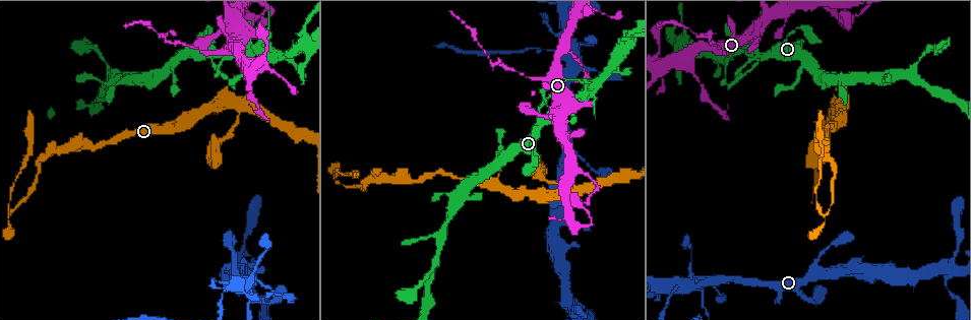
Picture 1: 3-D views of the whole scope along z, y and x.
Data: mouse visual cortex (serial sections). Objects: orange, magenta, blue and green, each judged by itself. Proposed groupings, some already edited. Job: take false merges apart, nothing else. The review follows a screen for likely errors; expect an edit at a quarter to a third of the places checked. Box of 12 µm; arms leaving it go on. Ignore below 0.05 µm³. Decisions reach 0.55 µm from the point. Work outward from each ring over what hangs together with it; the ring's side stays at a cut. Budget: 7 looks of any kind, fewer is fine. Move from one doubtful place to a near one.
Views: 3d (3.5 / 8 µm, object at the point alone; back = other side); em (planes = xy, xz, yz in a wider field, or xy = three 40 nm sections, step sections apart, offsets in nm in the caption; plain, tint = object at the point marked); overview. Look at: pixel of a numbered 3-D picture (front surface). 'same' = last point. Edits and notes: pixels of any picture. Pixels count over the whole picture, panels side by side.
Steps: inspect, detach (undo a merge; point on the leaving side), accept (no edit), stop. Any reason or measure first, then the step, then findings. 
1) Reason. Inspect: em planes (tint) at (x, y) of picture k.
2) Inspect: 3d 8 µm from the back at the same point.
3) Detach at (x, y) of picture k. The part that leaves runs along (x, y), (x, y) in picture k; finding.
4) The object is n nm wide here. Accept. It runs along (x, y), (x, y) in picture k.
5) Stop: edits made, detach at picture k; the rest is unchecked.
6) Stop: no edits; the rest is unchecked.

Thick turns thin. Inspect: 3d 8 µm at (533, 79) of picture 1.

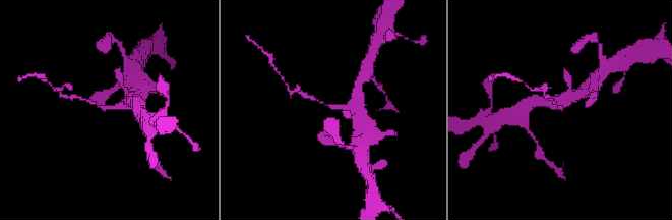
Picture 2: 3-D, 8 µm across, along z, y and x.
Closer look. Inspect: 3d 3.5 µm at (331, 105) of picture 2.

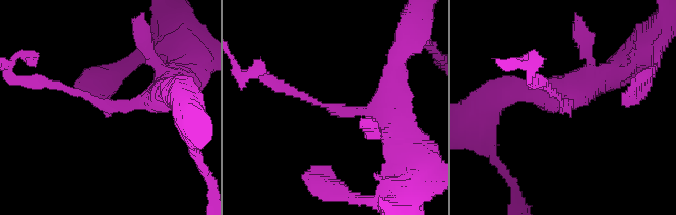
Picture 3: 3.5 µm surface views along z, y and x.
The arms are 150, 400 nm wide. Inspect: em xy step 2 (tint) at (336, 113) of picture 3.

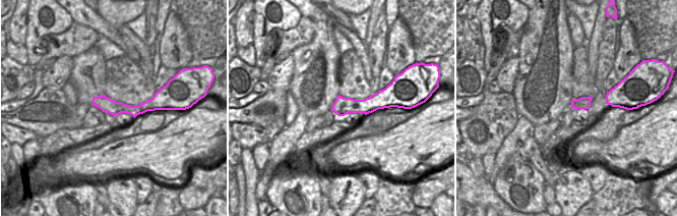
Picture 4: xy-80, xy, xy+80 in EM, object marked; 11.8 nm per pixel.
The object is 220 nm wide here. Detach at (288, 89) of picture 3. The part that leaves runs along (316, 102), (260, 75), (250, 75) in picture 3; two cells meet here.

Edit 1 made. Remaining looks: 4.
See it whole again. Inspect: overview.

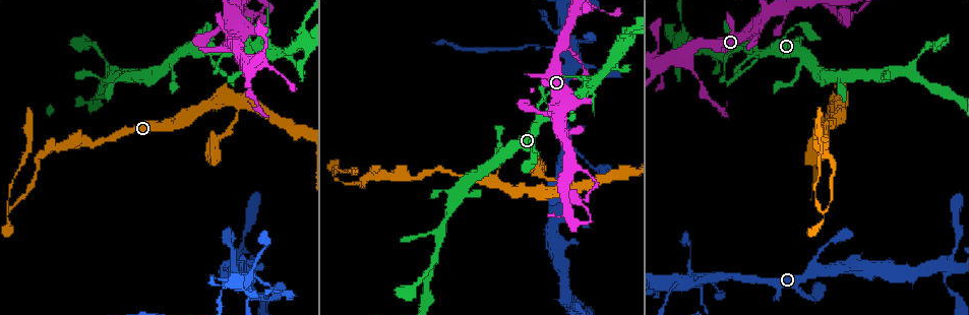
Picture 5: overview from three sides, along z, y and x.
Three-way junction. Inspect: 3d 3.5 µm at (250, 46) of picture 5.

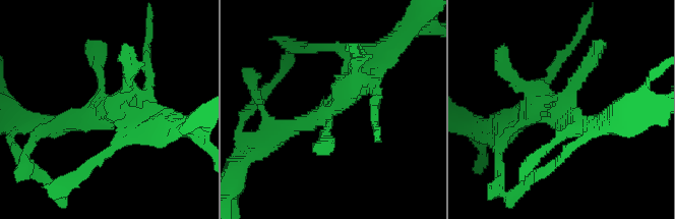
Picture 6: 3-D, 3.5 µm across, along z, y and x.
Shape alone is not enough. Inspect: em planes (tint) at (329, 106) of picture 6.

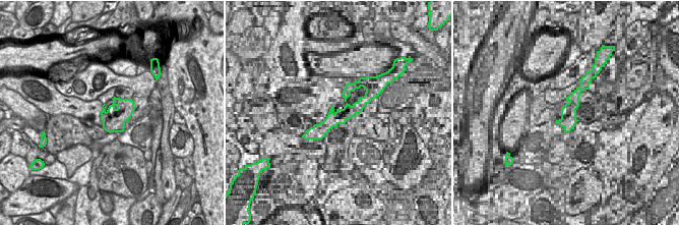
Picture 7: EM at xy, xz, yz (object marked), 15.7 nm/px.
Accept. Continuous, no second cell.

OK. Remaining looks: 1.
Four or more arms meet. Inspect: 3d 3.5 µm at (568, 53) of picture 5.

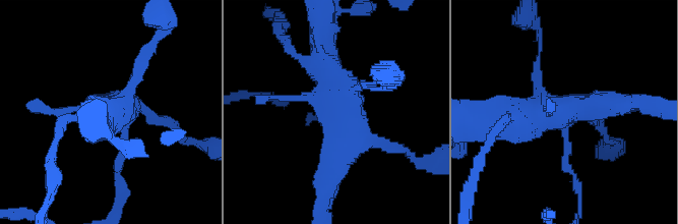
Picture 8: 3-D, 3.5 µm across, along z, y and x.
Detach at (120, 180) of picture 8. A second cell is stuck on.

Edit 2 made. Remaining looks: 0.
Stop: edits made, detach at picture 3, detach at picture 8; the rest is unchecked.

